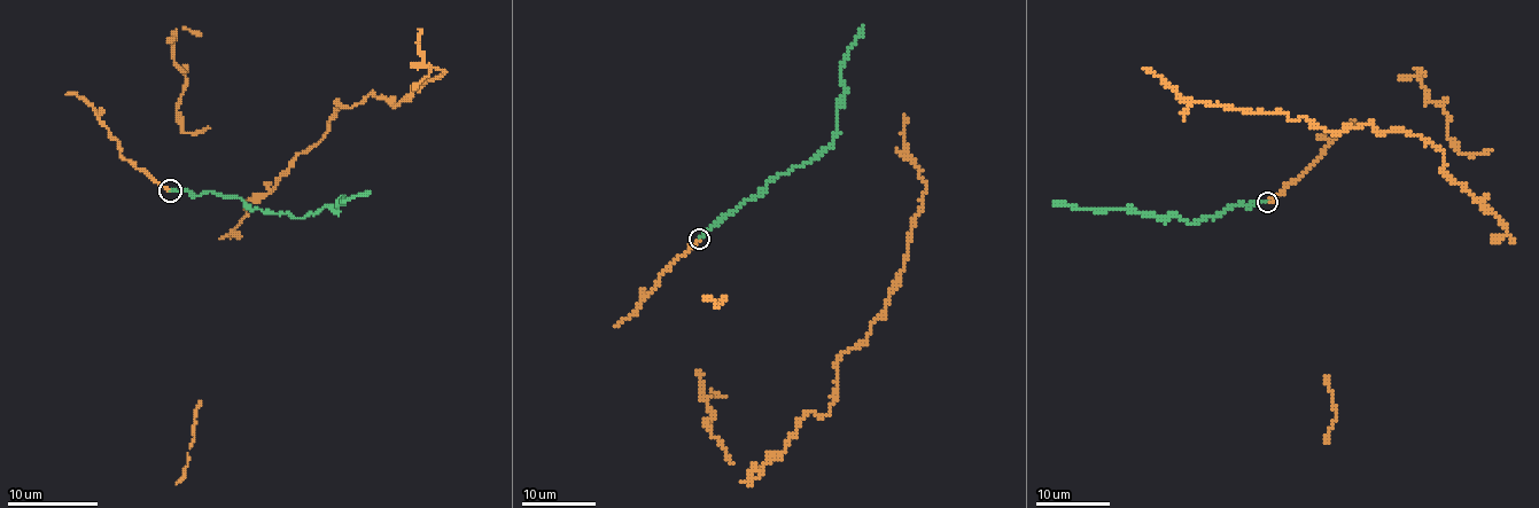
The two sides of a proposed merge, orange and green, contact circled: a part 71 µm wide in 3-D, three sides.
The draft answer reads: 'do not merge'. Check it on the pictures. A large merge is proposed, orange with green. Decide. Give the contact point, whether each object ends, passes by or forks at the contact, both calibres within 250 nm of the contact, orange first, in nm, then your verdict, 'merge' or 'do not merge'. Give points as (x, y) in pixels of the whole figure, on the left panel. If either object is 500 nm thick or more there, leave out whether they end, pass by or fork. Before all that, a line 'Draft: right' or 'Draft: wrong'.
Draft: wrong
place (170, 190); orange ends; green ends; calibres 170 and 170 nm; merge

